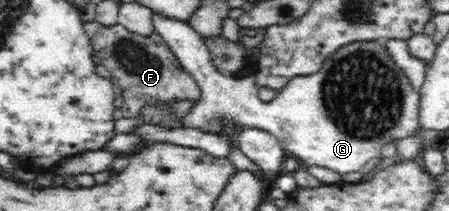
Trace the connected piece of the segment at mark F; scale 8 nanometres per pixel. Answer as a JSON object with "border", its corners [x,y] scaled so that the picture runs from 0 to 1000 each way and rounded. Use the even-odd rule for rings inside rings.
{"border":[[[212,95],[189,100],[187,137],[212,237],[220,308],[234,313],[256,370],[276,469],[267,517],[278,559],[301,559],[332,483],[428,479],[450,436],[434,370],[408,336],[390,251],[350,156],[323,166],[287,152],[263,104],[234,123]]]}

